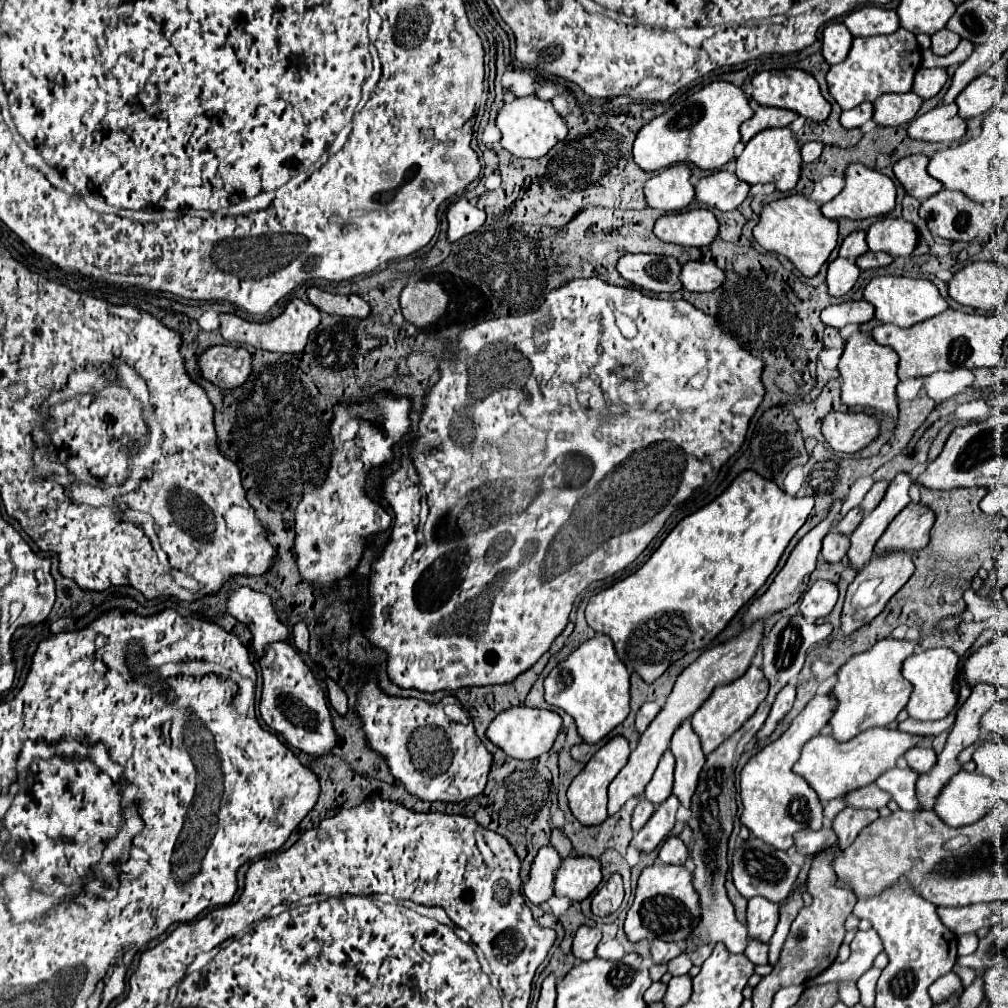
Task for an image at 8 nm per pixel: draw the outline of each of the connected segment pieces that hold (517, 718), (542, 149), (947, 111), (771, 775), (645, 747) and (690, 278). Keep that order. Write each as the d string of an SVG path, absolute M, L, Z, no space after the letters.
M511 707L501 711L489 725L487 737L491 743L501 747L513 759L537 759L551 751L557 733L561 731L561 717L555 711L531 709L531 707Z
M527 95L521 99L513 99L511 103L505 103L497 113L497 127L503 135L501 147L513 153L515 157L527 157L527 159L543 157L557 141L565 139L567 135L567 125L563 117L553 109L551 101L541 101L535 95Z
M939 105L929 113L915 117L909 125L909 137L921 141L955 141L967 131L965 119L957 115L957 105Z
M817 693L807 707L791 721L789 729L773 743L765 745L755 753L741 771L741 803L743 815L741 823L759 839L769 843L775 849L787 851L793 845L793 833L805 829L821 829L823 827L823 807L813 787L797 773L793 773L793 765L799 761L803 745L819 735L819 731L829 723L831 715L837 709L837 701L829 693Z
M763 621L755 623L753 627L745 629L739 637L727 641L727 643L721 643L721 645L715 645L711 649L707 649L705 653L701 653L689 667L683 669L683 673L677 677L675 685L673 685L673 691L671 695L667 697L667 703L665 707L659 711L659 715L649 723L649 727L645 729L645 733L639 737L639 743L637 747L631 751L629 755L629 761L627 765L619 771L619 775L611 781L609 785L609 815L617 813L625 801L633 795L639 795L643 793L645 785L651 781L651 775L659 763L659 759L663 757L663 753L669 749L669 741L675 733L675 729L687 721L711 695L711 691L719 685L727 685L735 679L739 679L747 667L751 665L751 659L755 655L755 649L759 647L761 643L761 631L763 631Z
M687 261L681 267L679 279L687 291L703 293L703 291L713 291L723 283L723 271L713 263Z

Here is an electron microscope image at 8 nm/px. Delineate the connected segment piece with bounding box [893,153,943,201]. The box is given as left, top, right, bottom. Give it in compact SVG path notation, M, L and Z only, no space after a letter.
M915 153L915 155L907 155L907 157L899 159L893 165L893 173L899 179L899 183L903 185L903 189L921 201L935 195L943 187L937 179L933 179L927 173L927 163L929 163L929 159L925 155Z

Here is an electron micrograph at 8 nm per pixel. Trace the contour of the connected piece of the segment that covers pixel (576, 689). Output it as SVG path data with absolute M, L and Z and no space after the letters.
M595 635L579 645L545 679L545 701L569 713L587 743L601 741L615 725L625 721L629 715L629 699L629 671L619 661L607 635Z

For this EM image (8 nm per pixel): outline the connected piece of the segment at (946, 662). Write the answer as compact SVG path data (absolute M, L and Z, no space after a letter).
M947 647L917 651L903 663L903 677L913 685L911 699L905 707L909 711L909 717L917 721L935 721L947 717L957 707L959 703L959 693L955 691L957 665L959 665L959 657L955 655L955 651Z

